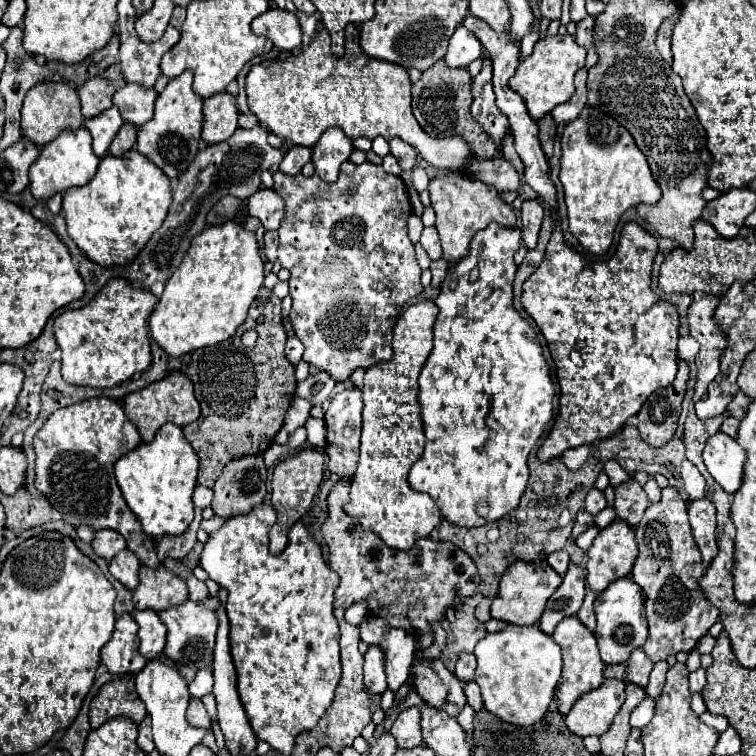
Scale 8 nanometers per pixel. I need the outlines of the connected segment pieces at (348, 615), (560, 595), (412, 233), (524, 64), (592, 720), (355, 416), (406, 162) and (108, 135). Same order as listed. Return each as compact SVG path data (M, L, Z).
M363 604L353 606L351 610L345 612L345 620L351 622L351 624L355 624L355 626L359 626L363 622L363 618L365 618L365 606Z
M569 564L569 570L563 576L561 586L553 592L539 618L539 630L551 636L555 626L563 618L579 612L583 604L583 596L585 596L585 568L577 564Z
M411 214L409 220L407 220L407 228L409 228L409 238L411 242L419 242L419 236L421 236L421 230L423 230L423 224L421 224L421 218Z
M557 34L557 36L545 36L537 40L533 54L525 60L519 62L515 76L509 80L511 90L515 90L533 120L543 118L547 112L551 112L557 104L567 102L575 90L573 78L579 68L585 66L585 48L575 42L573 36L569 34Z
M605 680L599 688L583 694L565 716L567 728L579 736L601 736L611 726L625 698L623 680Z
M353 386L343 392L339 392L325 412L325 424L327 424L327 456L329 456L329 470L337 474L339 478L353 476L359 464L359 436L361 436L361 388Z
M393 138L393 140L389 142L389 146L391 146L391 154L397 158L397 162L399 162L399 166L401 166L403 170L409 170L409 168L415 166L417 152L415 152L415 148L413 148L411 144L403 142L401 138Z
M111 106L109 110L105 110L101 116L95 116L91 120L85 120L85 128L93 136L93 152L99 158L107 154L109 144L113 142L115 134L119 132L119 128L123 124L125 124L125 120L121 118L121 114L119 114L119 110L115 106Z

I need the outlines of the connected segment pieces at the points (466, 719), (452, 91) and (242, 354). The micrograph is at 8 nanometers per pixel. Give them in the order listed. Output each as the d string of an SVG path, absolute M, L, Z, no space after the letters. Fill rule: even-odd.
M469 706L463 708L463 712L459 714L459 724L461 728L465 730L465 738L467 738L467 744L471 746L471 752L475 750L475 740L473 740L473 718L475 718L475 710L471 710Z
M439 60L429 70L423 72L419 82L413 84L413 114L429 136L433 138L461 136L477 160L491 160L497 156L497 148L491 142L491 138L485 134L485 130L469 116L469 106L471 106L469 88L471 88L471 76L465 68L451 70L445 66L443 60Z
M253 302L247 320L229 340L191 354L185 374L195 386L201 416L193 424L187 424L183 434L199 456L199 486L213 488L215 478L219 478L227 462L251 454L263 454L273 444L297 388L295 368L285 356L285 340L287 334L283 330L281 306ZM249 328L257 330L259 340L255 348L245 350L241 346L241 334Z

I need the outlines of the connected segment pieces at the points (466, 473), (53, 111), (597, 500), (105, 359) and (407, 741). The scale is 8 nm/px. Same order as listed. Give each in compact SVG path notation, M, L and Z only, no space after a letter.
M493 222L485 230L481 230L479 236L473 238L467 258L463 258L461 262L457 262L455 266L449 268L447 278L441 284L441 294L435 300L435 304L439 308L439 316L437 316L437 322L435 322L435 328L433 328L433 332L435 332L433 350L431 350L431 356L427 358L427 362L425 362L421 374L419 374L419 402L421 402L421 416L423 416L427 444L425 444L423 456L415 462L415 466L409 472L409 486L415 492L427 492L435 500L435 504L441 510L443 518L449 524L461 526L461 528L485 526L489 522L495 522L495 520L503 518L505 514L509 514L511 510L515 510L519 506L519 500L521 500L521 496L527 488L527 480L529 480L527 456L533 450L533 446L537 444L543 430L547 428L549 420L553 418L555 386L553 386L553 380L551 380L551 374L549 374L549 366L543 358L539 338L537 338L535 330L529 326L529 322L523 320L523 316L513 308L513 278L515 278L515 272L517 272L517 264L513 262L513 254L519 248L521 248L519 228L503 228L503 226Z
M51 80L51 82L41 82L27 92L27 98L21 110L21 130L37 146L45 146L63 130L77 130L81 126L83 126L81 104L79 104L77 90L73 86Z
M591 488L589 494L587 494L587 498L585 498L585 510L591 512L591 514L599 514L605 506L607 506L607 500L605 500L603 490Z
M111 278L87 306L79 310L61 312L55 318L55 338L63 352L63 360L61 360L63 380L75 386L111 388L147 370L147 366L151 364L147 318L151 316L155 304L157 304L157 298L147 288L133 288L125 278Z
M409 708L395 718L395 722L391 726L391 734L397 740L399 748L409 750L409 748L415 748L423 742L419 720L421 720L421 716L419 716L417 708Z

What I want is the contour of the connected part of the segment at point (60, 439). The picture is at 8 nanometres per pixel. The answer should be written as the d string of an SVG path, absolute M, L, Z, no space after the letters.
M91 398L65 406L47 418L33 440L37 452L35 488L45 494L67 524L117 530L127 540L127 548L133 550L145 566L157 570L161 562L155 542L143 534L139 522L135 522L135 516L127 510L113 474L113 462L139 444L137 426L125 416L119 402L111 398Z

